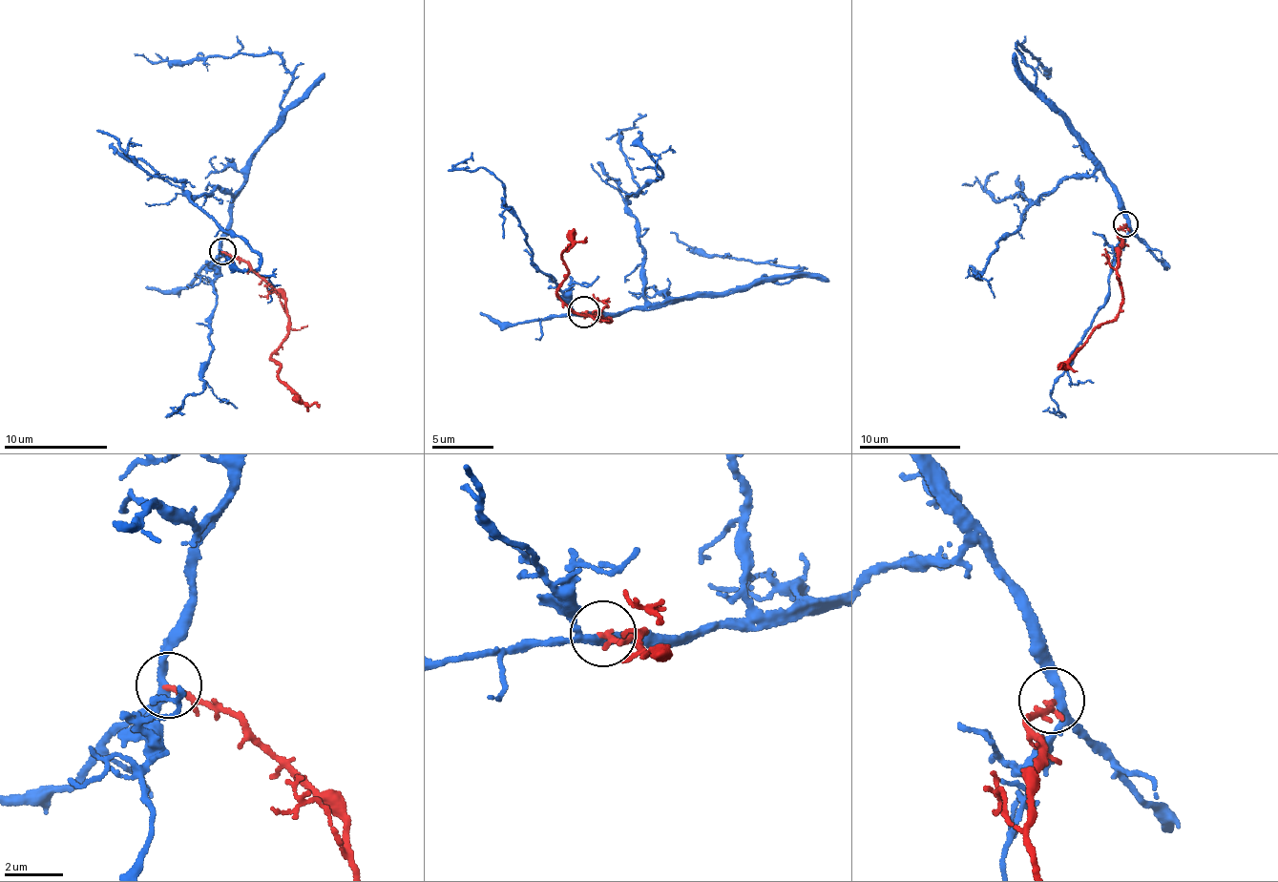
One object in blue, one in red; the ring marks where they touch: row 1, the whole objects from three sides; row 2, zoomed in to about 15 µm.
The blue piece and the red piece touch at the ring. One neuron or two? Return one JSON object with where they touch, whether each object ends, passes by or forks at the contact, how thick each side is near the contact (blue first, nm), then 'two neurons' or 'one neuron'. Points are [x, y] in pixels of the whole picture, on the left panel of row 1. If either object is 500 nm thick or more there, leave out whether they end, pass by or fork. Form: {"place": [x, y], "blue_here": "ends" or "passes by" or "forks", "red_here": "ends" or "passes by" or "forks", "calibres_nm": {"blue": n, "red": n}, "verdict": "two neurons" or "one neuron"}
{"place": [222, 251], "blue_here": "forks", "red_here": "passes by", "calibres_nm": {"blue": 240, "red": 130}, "verdict": "one neuron"}

